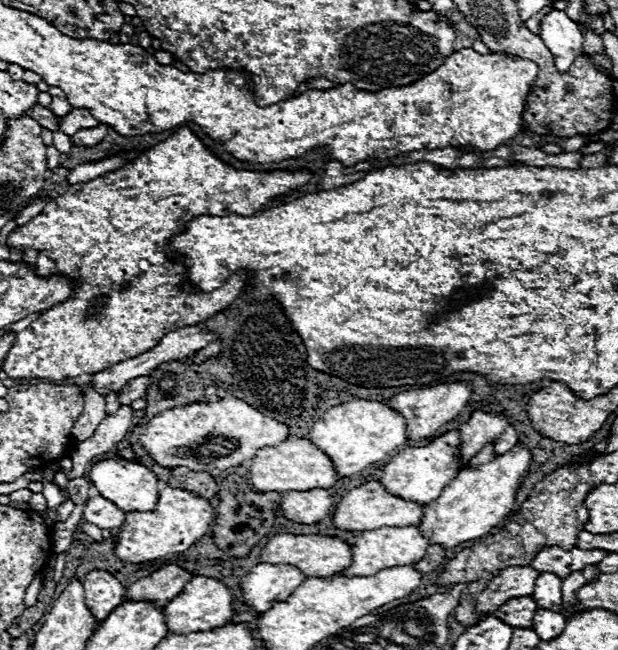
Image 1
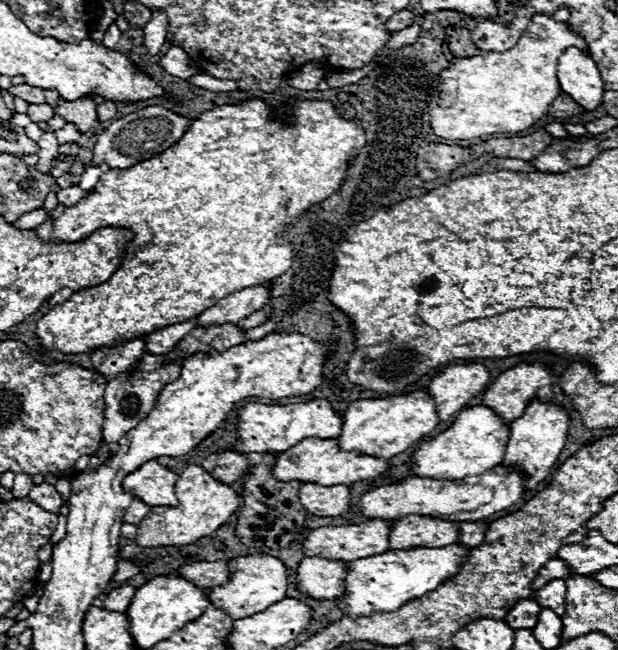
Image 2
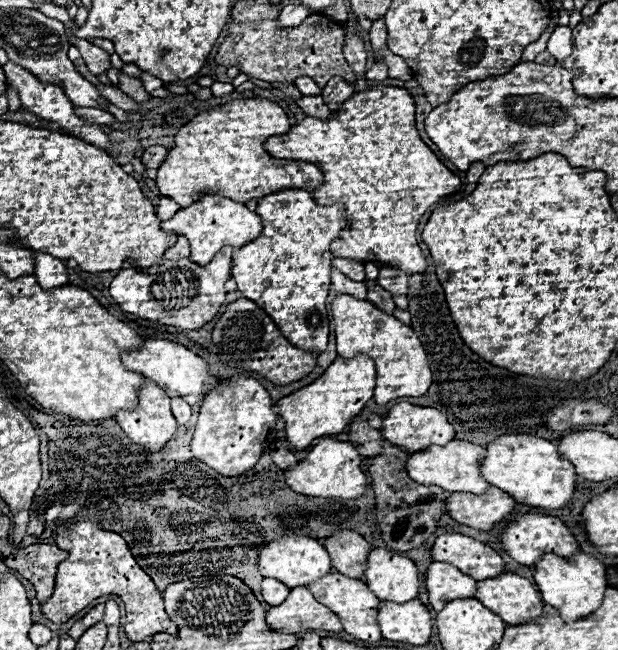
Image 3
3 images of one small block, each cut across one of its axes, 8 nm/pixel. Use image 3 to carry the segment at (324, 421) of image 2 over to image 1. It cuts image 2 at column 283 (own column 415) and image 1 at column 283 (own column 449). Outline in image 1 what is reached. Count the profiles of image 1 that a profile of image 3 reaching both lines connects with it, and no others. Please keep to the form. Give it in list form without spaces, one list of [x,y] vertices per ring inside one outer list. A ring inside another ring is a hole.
[[[226,396],[218,402],[194,402],[184,408],[164,410],[140,430],[142,446],[160,466],[188,466],[204,472],[226,470],[230,466],[244,464],[246,460],[252,460],[260,448],[278,446],[286,442],[288,436],[290,428],[284,422],[264,416],[244,400],[232,396]]]

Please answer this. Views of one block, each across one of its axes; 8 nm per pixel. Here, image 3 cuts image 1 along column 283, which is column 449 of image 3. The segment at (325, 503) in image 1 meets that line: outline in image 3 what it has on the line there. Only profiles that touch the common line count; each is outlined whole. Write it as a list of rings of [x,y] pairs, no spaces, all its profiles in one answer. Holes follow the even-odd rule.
[[[492,486],[490,492],[486,492],[486,496],[452,492],[448,496],[446,508],[448,508],[448,514],[460,524],[486,532],[506,520],[512,520],[516,500],[510,494],[502,492],[500,488]]]

